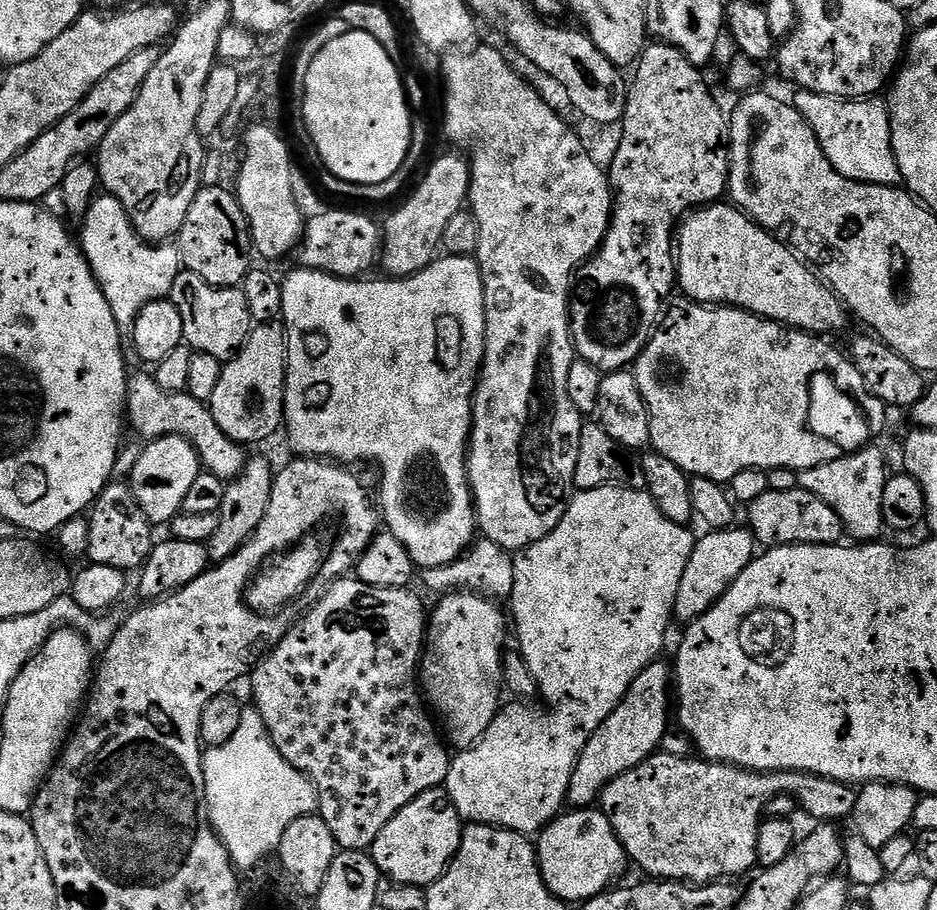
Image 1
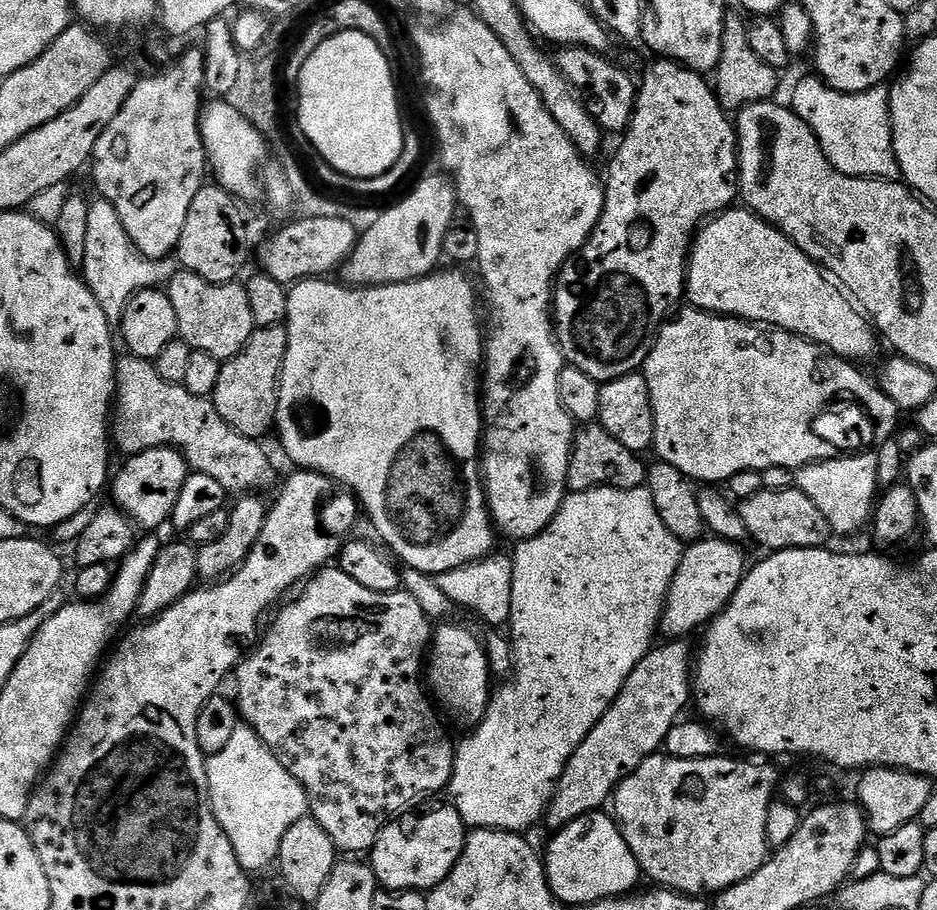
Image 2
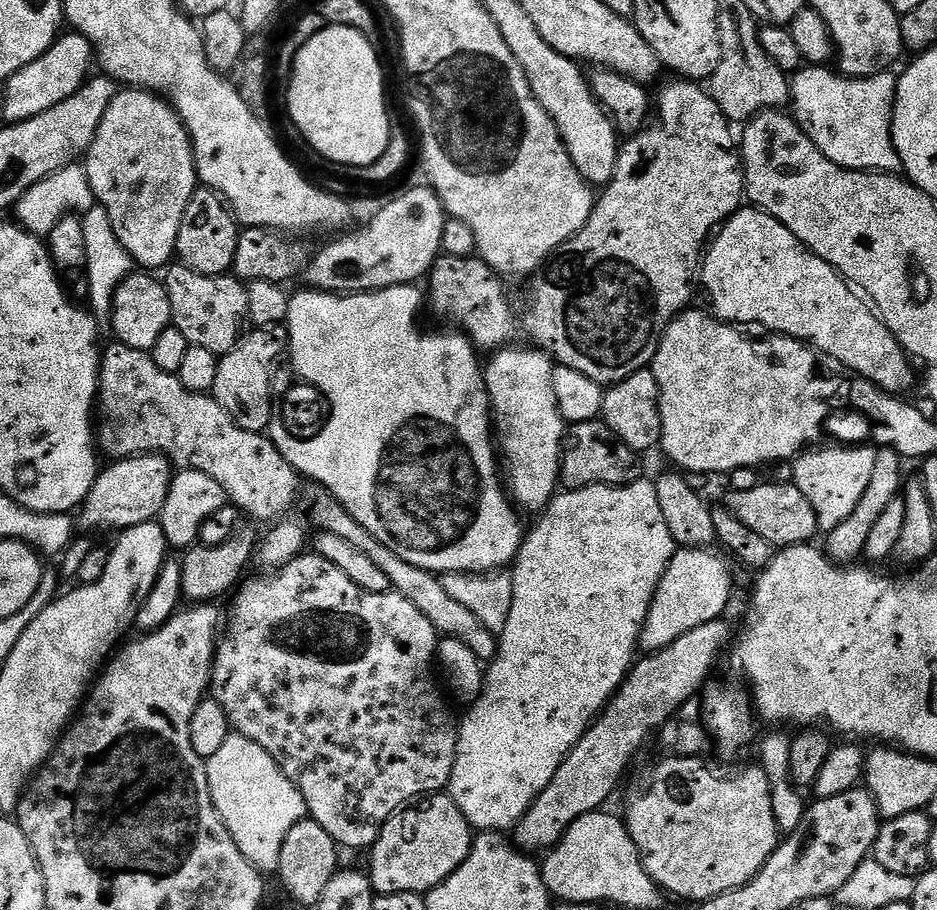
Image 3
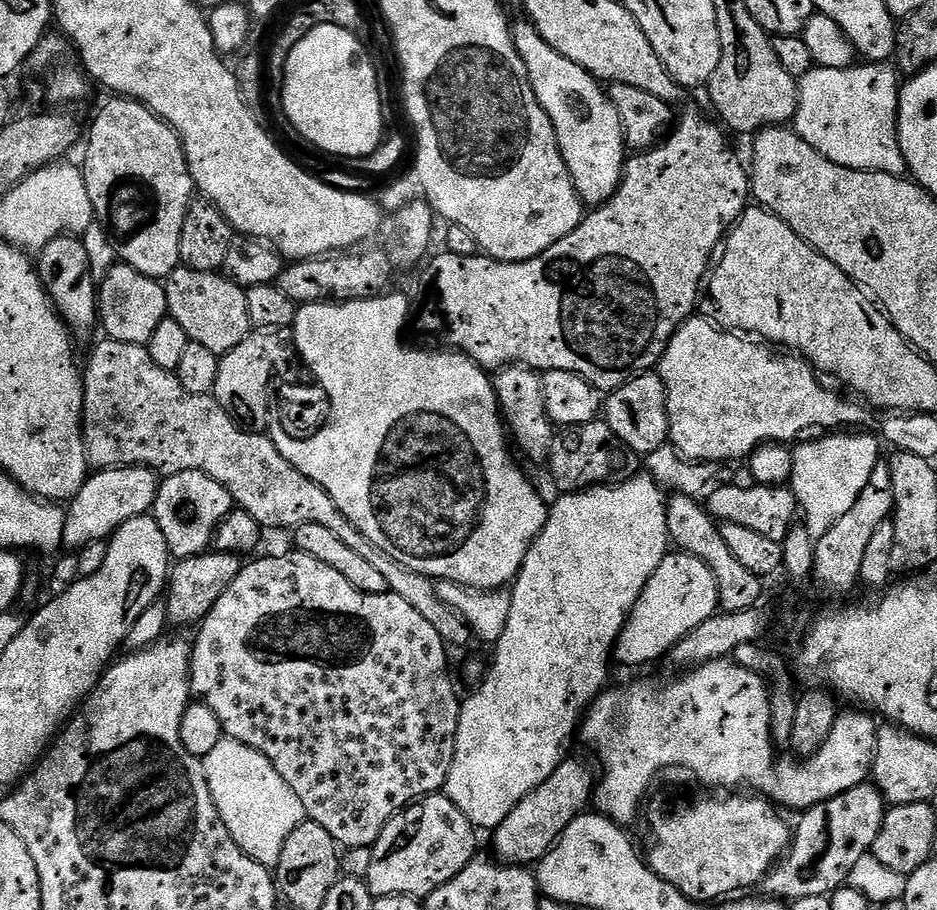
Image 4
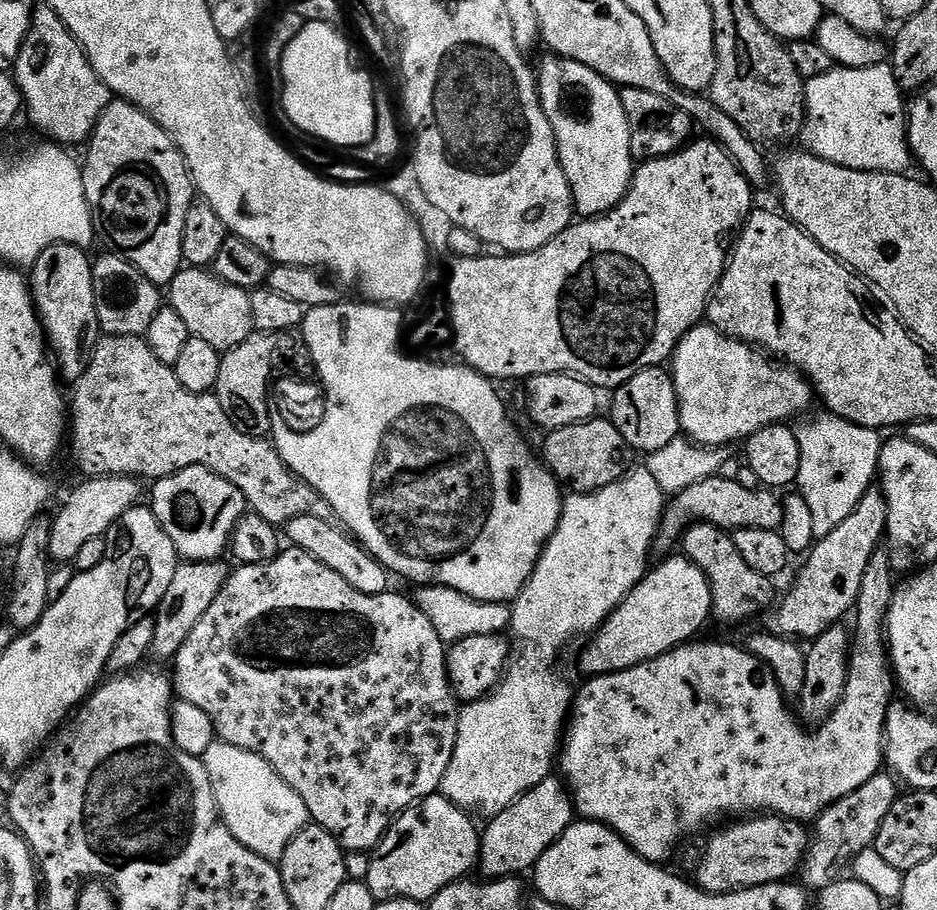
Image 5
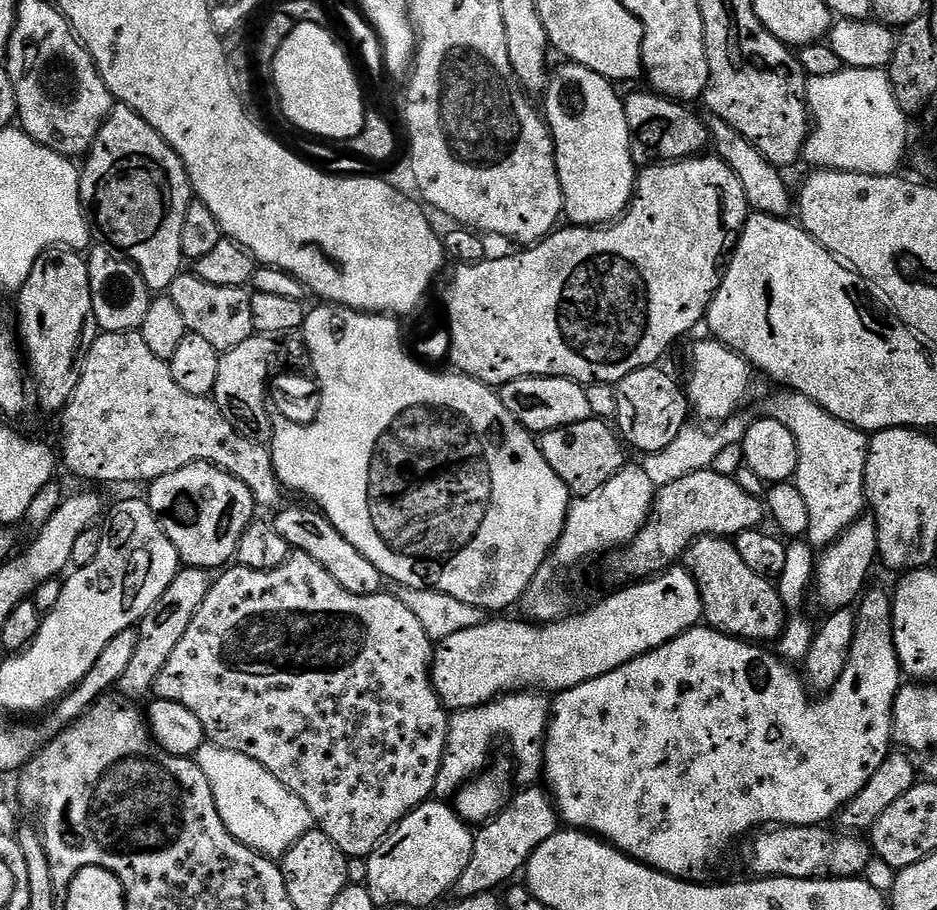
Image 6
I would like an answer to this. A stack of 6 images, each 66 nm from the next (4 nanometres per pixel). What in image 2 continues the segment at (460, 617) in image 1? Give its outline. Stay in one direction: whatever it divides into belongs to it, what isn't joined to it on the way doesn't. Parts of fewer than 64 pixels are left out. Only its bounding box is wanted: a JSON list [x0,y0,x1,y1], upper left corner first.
[426,622,494,726]

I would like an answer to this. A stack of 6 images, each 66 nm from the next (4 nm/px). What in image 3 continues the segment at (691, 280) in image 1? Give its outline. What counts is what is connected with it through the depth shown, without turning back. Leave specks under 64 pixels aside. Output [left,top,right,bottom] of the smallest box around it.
[698,206,913,394]

